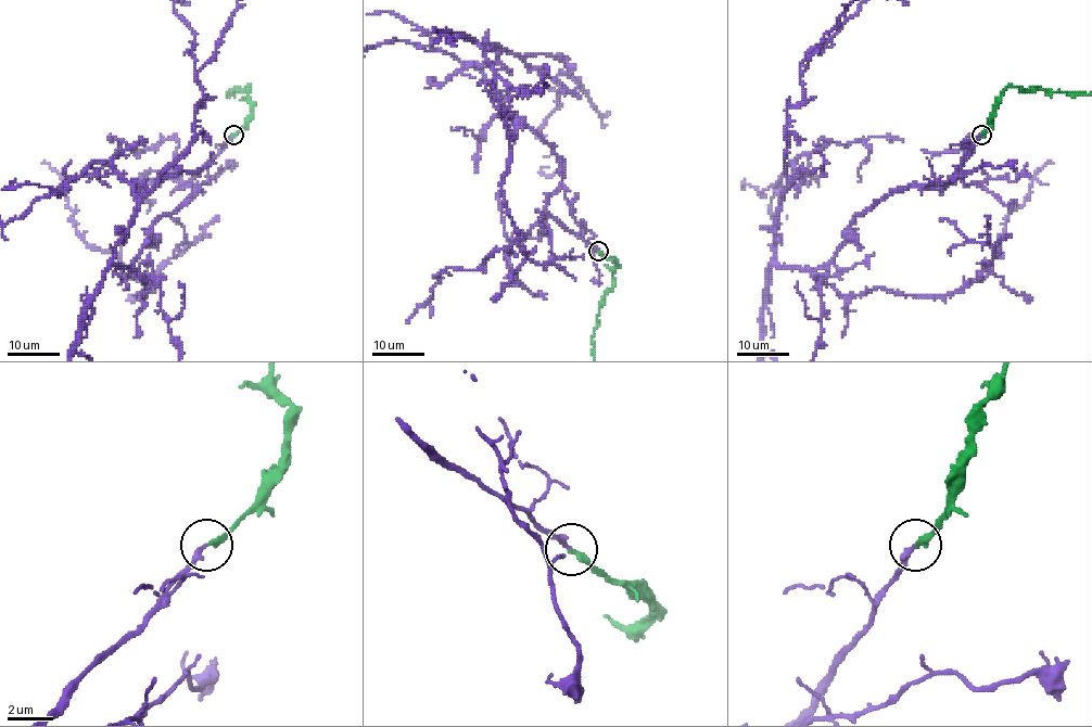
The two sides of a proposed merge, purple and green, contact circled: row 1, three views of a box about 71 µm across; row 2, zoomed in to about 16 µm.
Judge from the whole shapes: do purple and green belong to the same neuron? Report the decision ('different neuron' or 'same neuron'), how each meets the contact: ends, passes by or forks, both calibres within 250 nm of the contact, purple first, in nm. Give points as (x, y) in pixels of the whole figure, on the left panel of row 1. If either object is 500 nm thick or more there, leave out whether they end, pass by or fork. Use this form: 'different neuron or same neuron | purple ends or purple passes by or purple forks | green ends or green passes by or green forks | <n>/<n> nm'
same neuron | purple ends | green ends | 240/200 nm

